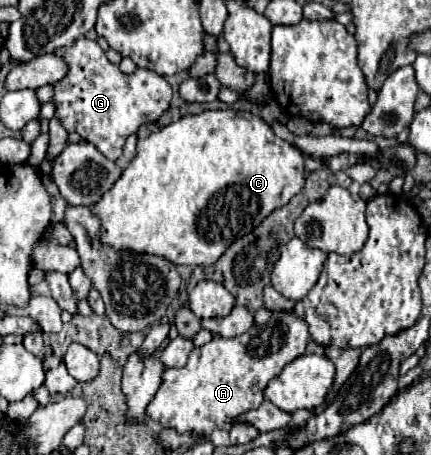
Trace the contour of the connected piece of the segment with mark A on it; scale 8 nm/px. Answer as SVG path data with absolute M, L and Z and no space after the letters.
M261 308L255 312L255 324L249 332L235 338L214 336L199 350L193 348L183 368L167 368L145 414L163 428L173 428L179 434L191 432L207 438L215 428L231 430L237 424L237 416L263 402L267 382L279 376L285 364L305 354L307 342L309 330L301 316L295 312L271 312Z

